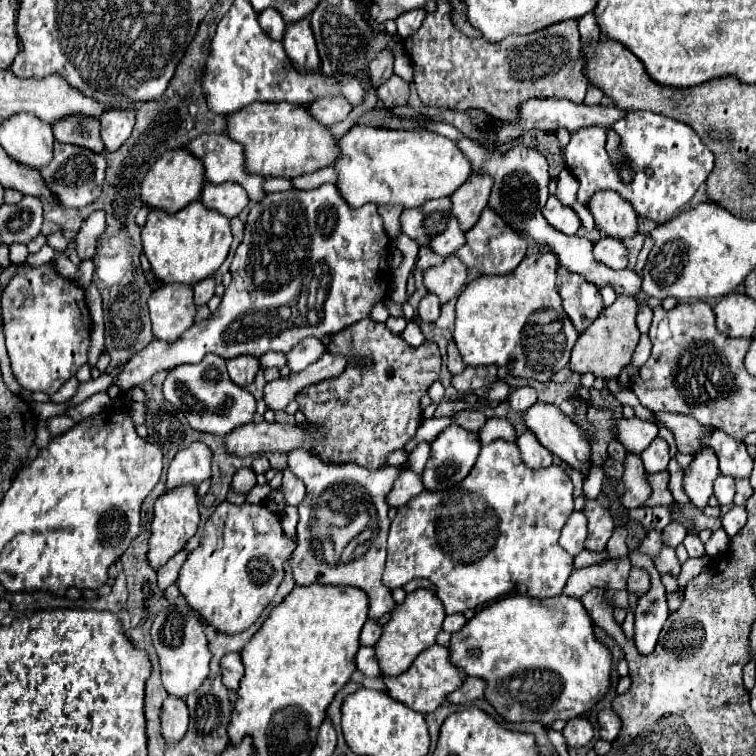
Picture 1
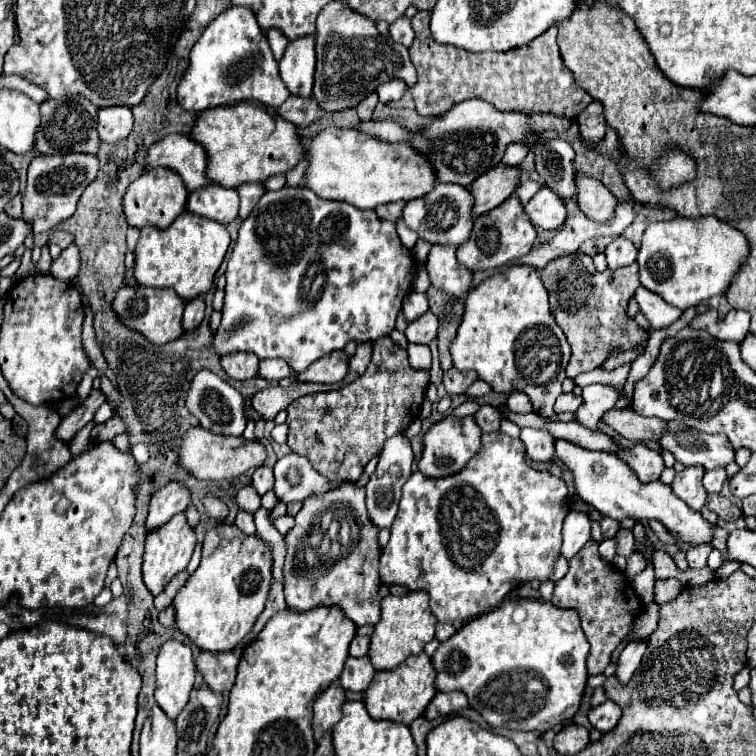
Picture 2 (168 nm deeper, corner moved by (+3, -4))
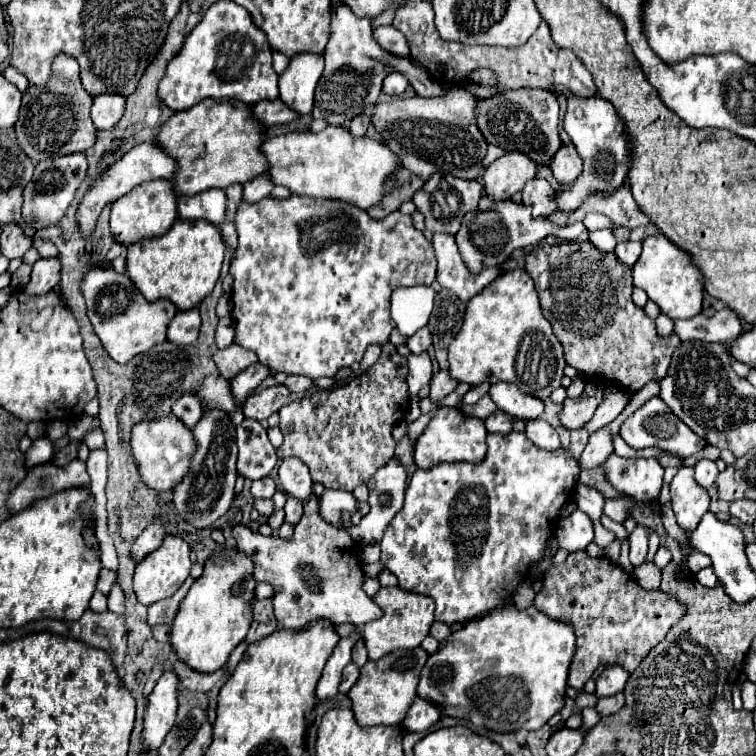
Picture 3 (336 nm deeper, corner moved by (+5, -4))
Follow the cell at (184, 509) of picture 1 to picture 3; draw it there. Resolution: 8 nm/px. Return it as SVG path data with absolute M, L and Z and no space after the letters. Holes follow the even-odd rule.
M166 534L160 550L154 550L152 554L148 554L148 558L144 558L144 562L136 564L134 592L136 592L138 600L144 606L150 606L158 600L164 600L164 598L172 596L182 586L182 582L188 578L190 566L192 566L192 562L190 562L190 544L182 536Z

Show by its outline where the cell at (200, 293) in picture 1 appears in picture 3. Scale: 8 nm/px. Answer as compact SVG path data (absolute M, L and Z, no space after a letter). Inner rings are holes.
M192 308L192 310L184 310L178 312L176 318L172 320L172 324L168 326L168 340L180 346L192 344L198 338L200 332L200 310Z

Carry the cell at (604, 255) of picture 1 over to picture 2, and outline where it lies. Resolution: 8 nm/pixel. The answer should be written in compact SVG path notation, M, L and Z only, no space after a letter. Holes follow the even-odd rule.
M618 236L608 248L606 248L606 260L608 260L608 268L618 268L618 266L628 266L636 260L638 250L636 246L626 240L624 236Z

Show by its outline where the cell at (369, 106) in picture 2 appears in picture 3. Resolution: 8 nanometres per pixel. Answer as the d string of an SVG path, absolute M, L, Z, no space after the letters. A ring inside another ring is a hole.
M360 114L360 116L356 116L352 122L350 122L350 126L348 126L348 130L354 134L354 136L364 136L366 134L366 130L368 130L368 126L370 126L370 120L372 116L368 116L368 114Z

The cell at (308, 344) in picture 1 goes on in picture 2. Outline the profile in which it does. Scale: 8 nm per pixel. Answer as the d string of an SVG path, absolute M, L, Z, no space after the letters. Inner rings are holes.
M274 358L274 360L260 360L258 376L266 378L266 380L282 380L292 374L290 374L290 366L286 366L286 362Z

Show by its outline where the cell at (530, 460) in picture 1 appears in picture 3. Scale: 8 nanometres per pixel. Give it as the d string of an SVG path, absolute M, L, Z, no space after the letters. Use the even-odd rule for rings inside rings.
M532 420L532 422L528 422L528 426L526 426L524 432L526 432L528 440L534 446L540 446L542 450L556 450L556 448L560 448L558 432L548 422L544 422L544 420Z

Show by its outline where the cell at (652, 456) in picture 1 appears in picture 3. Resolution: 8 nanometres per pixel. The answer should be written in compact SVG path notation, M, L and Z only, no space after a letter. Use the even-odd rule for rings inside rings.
M612 454L604 466L610 484L638 502L652 500L660 494L664 468L656 458L620 458Z

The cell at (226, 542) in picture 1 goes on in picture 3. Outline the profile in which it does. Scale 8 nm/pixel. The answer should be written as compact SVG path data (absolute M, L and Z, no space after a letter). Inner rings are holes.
M240 548L214 550L204 564L204 572L194 580L182 600L172 622L172 648L180 660L198 672L214 672L222 668L230 652L246 638L252 626L256 578L252 578L252 562Z

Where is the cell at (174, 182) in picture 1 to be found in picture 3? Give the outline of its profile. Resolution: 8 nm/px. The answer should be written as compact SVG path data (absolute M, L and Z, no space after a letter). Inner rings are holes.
M172 180L144 182L144 186L136 186L136 190L132 190L132 194L126 194L124 198L118 198L112 204L112 216L110 216L112 236L118 242L132 244L138 238L152 238L152 236L166 234L178 216L176 202L178 202L178 194L174 190Z

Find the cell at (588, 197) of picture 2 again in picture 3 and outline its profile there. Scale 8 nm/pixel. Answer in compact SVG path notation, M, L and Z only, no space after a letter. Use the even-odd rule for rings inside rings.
M562 146L552 158L550 168L560 184L570 184L576 182L576 178L580 178L582 174L582 158L578 156L574 146Z

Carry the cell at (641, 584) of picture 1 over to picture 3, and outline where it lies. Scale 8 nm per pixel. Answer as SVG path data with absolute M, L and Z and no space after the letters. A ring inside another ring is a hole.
M636 526L634 532L630 534L630 562L632 566L640 566L646 562L646 552L648 552L648 534L644 526Z

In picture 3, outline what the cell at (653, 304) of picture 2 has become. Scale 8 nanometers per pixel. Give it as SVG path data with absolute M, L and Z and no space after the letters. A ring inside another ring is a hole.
M730 308L716 312L714 316L698 314L688 320L674 320L676 334L680 340L704 340L704 342L722 342L730 344L742 334L742 322Z

